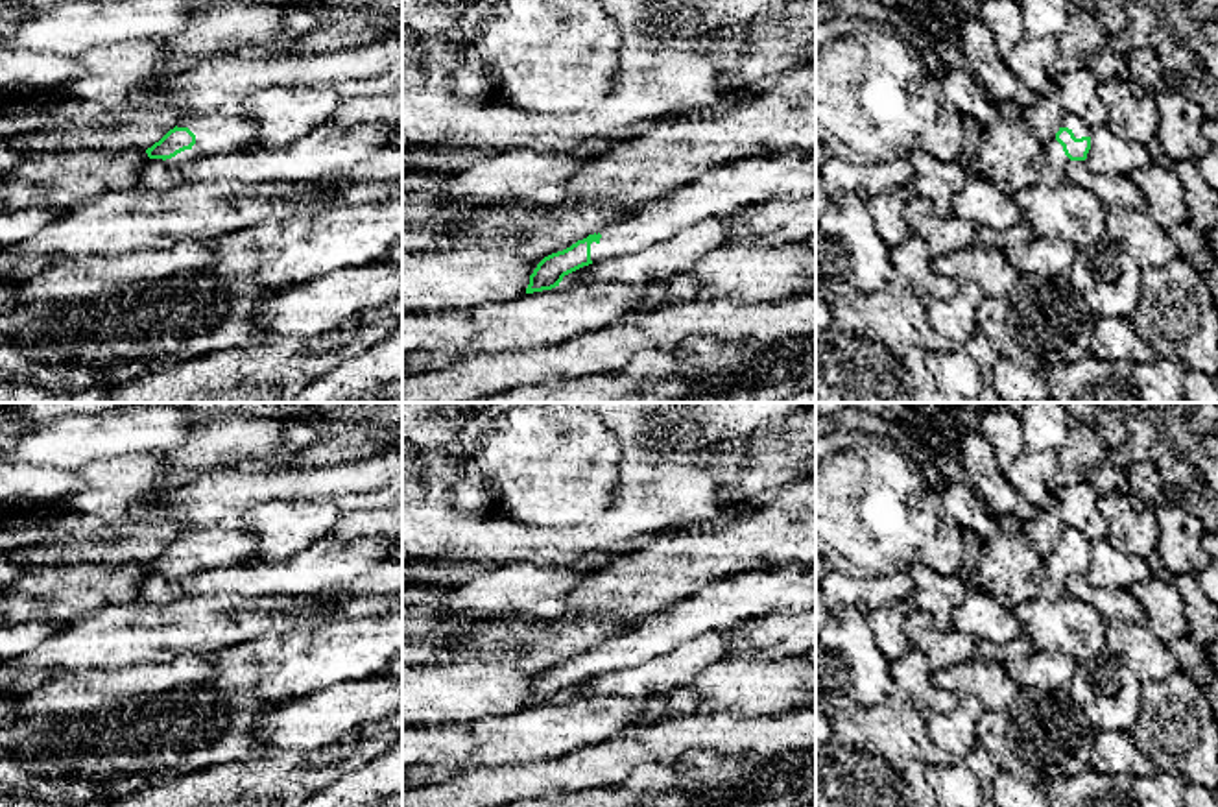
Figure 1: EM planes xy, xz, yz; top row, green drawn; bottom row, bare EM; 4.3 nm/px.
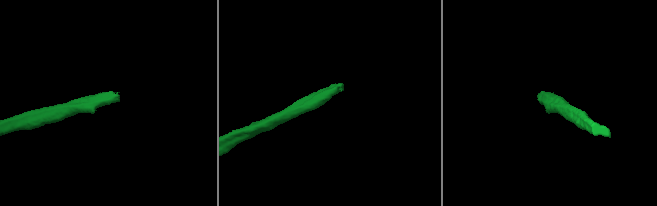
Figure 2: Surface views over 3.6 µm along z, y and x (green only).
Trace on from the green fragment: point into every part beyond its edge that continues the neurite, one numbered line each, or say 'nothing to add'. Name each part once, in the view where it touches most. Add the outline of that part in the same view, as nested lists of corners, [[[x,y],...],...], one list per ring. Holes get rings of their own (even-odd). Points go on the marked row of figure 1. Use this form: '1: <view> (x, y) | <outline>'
1: xy (218, 132) | [[[190,111],[175,126],[188,127],[196,135],[196,144],[166,161],[148,159],[137,187],[151,190],[173,188],[185,183],[183,166],[209,155],[244,150],[257,139],[257,122],[231,111],[214,111],[210,114]]]

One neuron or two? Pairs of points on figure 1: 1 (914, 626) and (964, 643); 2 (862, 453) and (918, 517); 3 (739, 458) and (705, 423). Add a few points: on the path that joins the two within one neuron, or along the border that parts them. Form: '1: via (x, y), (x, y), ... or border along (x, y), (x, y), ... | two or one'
1: via (927, 638), (932, 643), (951, 643) | one
2: via (870, 469), (901, 501) | one
3: border along (763, 421), (746, 436), (731, 438), (720, 445) | two

